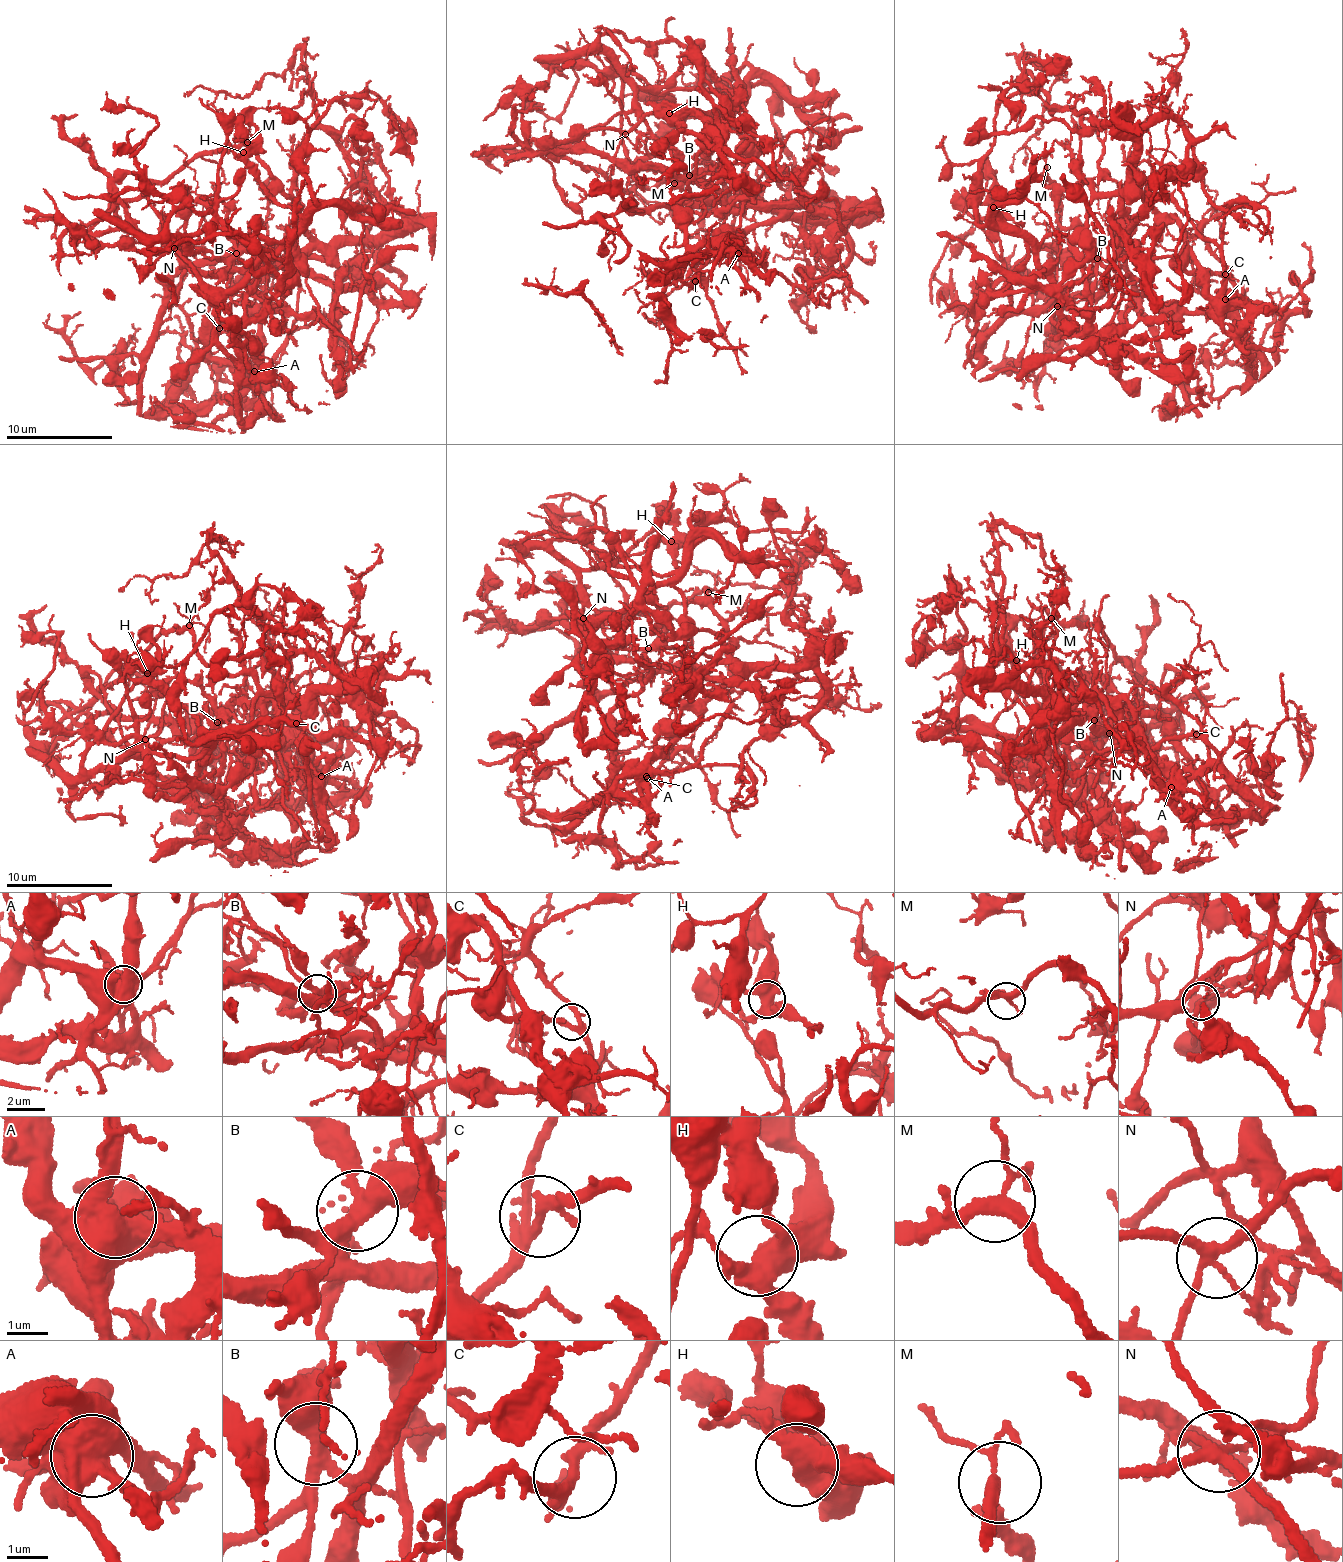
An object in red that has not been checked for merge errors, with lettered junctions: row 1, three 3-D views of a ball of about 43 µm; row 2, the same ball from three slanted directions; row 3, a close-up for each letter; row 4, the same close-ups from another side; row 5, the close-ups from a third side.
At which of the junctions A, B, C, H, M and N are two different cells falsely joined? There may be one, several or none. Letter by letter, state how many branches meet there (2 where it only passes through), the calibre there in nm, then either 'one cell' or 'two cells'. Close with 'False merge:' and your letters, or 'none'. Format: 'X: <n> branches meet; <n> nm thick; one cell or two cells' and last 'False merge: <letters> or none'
A: 3 branches meet; 700 nm thick; two cells
B: 4 branches meet; 380 nm thick; two cells
C: 4 branches meet; 240 nm thick; one cell
H: 4 branches meet; 500 nm thick; one cell
M: 4 branches meet; 280 nm thick; one cell
N: 4 branches meet; 240 nm thick; two cells
False merge: A, B, N

